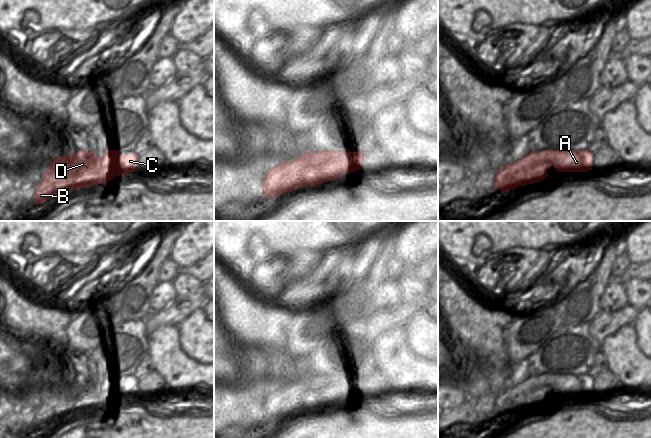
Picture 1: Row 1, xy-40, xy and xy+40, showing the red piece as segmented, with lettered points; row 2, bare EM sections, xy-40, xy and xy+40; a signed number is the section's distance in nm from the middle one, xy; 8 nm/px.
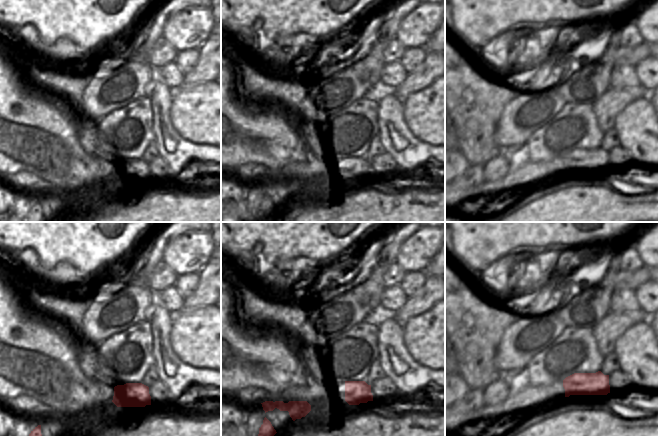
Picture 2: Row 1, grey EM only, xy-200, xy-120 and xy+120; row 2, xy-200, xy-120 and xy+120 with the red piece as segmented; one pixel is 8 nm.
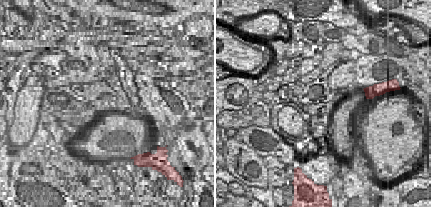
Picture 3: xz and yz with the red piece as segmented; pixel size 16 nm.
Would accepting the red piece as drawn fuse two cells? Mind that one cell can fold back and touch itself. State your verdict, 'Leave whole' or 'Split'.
Split

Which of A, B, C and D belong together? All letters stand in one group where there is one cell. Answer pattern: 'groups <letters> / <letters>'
groups A B D / C

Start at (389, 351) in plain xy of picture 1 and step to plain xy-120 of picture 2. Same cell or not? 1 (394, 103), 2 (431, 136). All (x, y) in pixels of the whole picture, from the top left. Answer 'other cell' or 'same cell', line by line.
1: same cell
2: other cell

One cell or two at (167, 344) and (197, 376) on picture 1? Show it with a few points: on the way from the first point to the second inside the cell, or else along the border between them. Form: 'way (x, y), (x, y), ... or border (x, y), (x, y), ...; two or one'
way (171, 352), (189, 370); one

